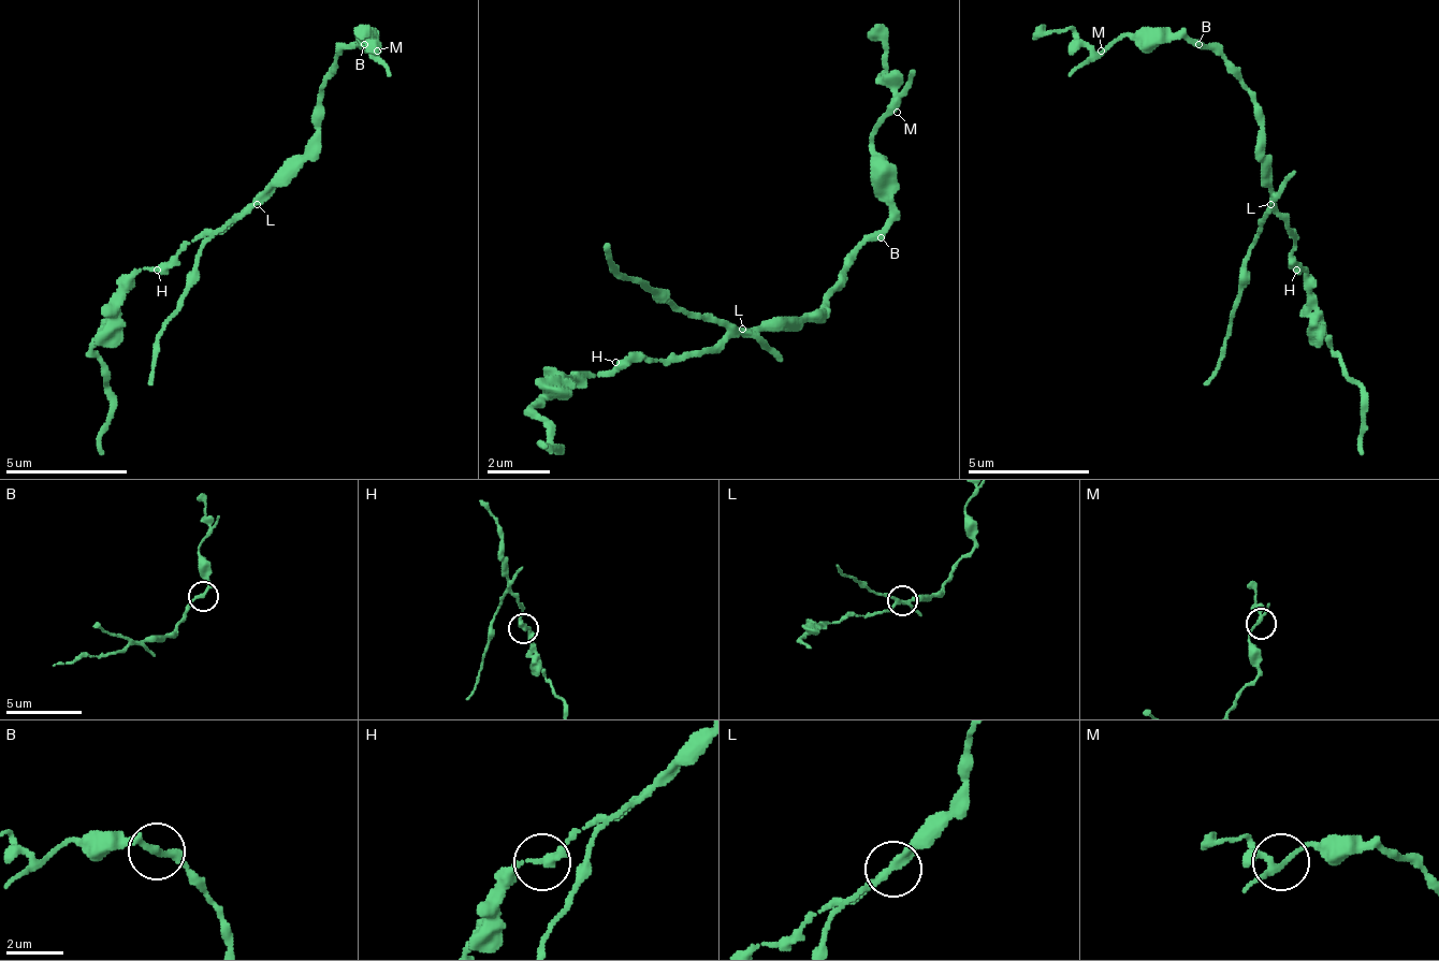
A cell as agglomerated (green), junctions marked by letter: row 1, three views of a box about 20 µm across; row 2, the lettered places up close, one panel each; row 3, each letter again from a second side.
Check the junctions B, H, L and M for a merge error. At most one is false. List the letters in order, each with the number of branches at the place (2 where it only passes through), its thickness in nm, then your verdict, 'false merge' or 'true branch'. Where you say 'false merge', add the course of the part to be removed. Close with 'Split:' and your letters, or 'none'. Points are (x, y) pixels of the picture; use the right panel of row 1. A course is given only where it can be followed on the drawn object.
B: 2 | 240 nm | true branch
H: 2 | 240 nm | true branch
L: 4 | 200 nm | false merge | (1272, 202), (1247, 251), (1247, 281), (1205, 386)
M: 4 | 200 nm | true branch
Split: L

